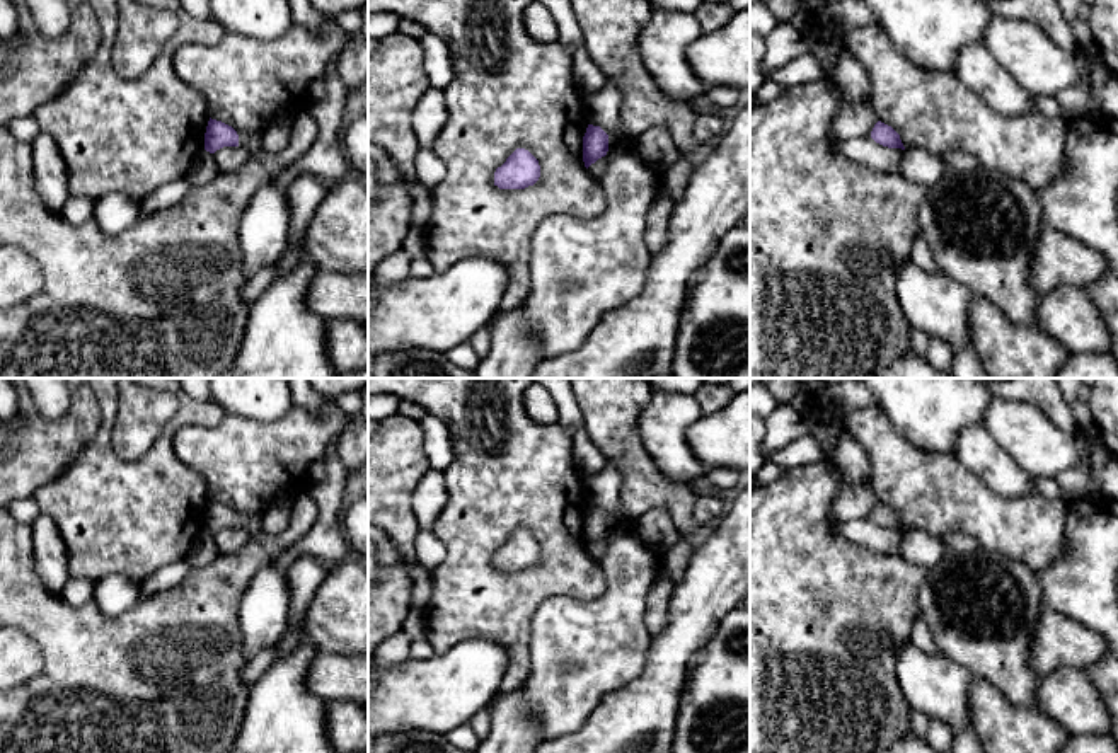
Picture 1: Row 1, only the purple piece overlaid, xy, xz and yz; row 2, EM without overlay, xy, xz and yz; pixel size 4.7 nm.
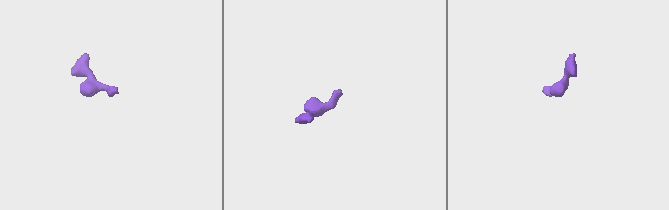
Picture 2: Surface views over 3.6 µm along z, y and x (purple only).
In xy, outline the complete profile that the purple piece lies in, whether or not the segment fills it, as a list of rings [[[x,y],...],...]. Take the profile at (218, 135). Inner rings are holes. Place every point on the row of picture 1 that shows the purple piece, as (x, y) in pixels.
[[[308,111],[295,116],[290,143],[281,152],[262,147],[262,133],[237,133],[211,119],[205,150],[240,147],[247,160],[233,172],[218,172],[206,186],[191,186],[174,206],[138,216],[116,235],[102,232],[95,220],[72,225],[41,199],[34,179],[31,141],[0,128],[0,247],[15,245],[31,256],[44,276],[43,288],[29,300],[0,310],[0,378],[222,378],[235,363],[251,305],[244,302],[245,279],[239,228],[252,196],[302,158],[317,141],[319,126]]]

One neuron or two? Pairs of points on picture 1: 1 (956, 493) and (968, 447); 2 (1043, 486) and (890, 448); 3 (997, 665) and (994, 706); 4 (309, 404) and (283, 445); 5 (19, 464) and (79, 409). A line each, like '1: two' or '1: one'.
1: two
2: two
3: two
4: two
5: one

